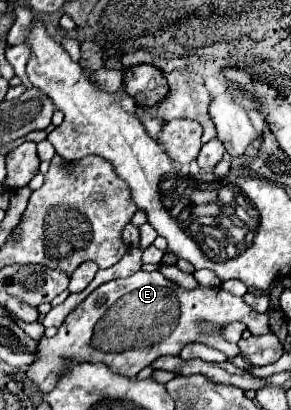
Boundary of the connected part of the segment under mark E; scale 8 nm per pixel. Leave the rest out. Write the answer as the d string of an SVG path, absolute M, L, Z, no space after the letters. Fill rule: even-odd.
M137 271L127 279L113 279L97 287L79 307L75 307L57 335L43 337L37 347L35 363L27 369L27 377L39 387L39 391L49 393L55 389L67 359L79 359L87 363L107 363L111 371L123 377L135 377L143 367L155 361L161 355L179 355L187 343L203 343L207 347L219 349L225 355L235 357L235 345L227 343L219 335L201 335L195 323L199 319L209 321L215 327L221 327L231 321L247 323L251 333L273 333L269 323L269 313L253 311L243 297L235 297L223 287L195 287L183 289L177 283L165 279L159 271L145 273ZM175 295L179 301L181 315L175 321ZM103 297L103 305L97 299Z

